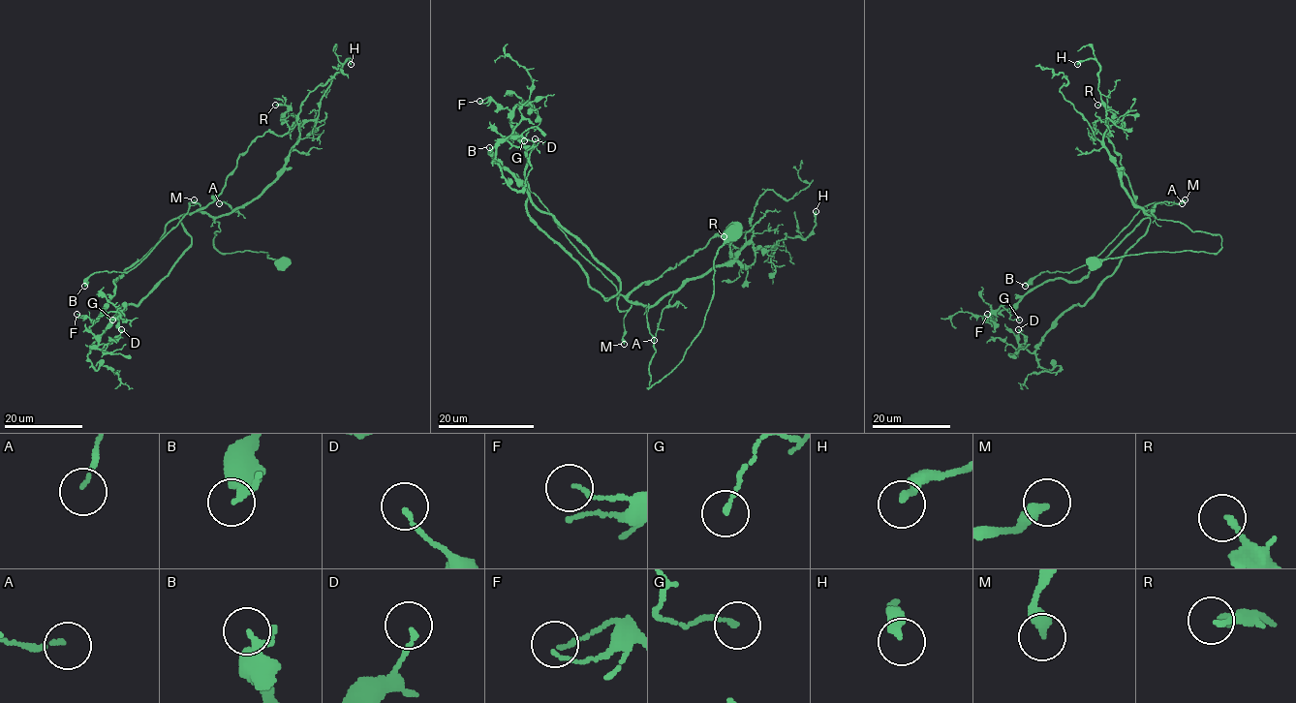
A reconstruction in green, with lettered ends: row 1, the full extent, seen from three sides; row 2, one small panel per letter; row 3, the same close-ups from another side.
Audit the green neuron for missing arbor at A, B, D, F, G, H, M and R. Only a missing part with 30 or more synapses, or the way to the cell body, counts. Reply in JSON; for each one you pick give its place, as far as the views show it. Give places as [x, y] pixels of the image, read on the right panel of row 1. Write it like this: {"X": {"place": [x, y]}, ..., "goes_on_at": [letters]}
{"goes_on_at": []}

